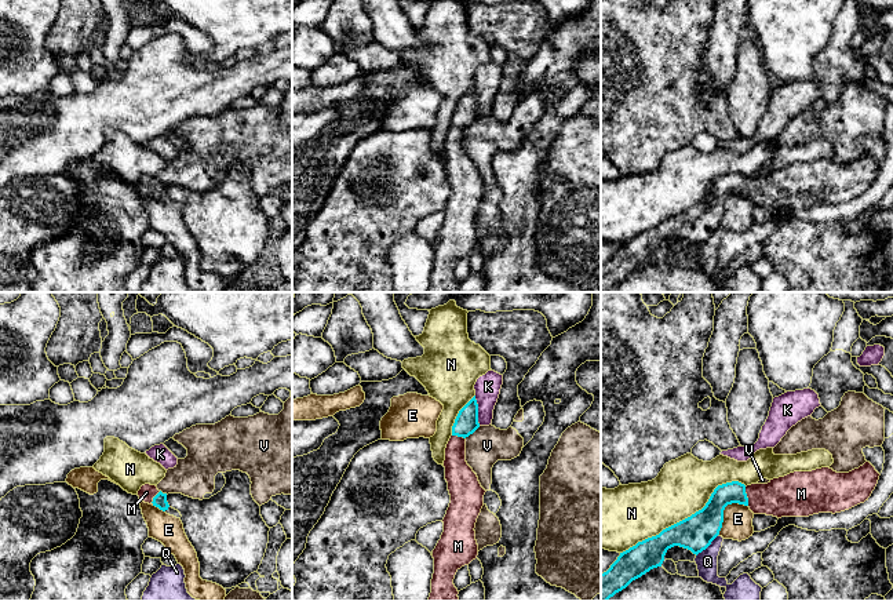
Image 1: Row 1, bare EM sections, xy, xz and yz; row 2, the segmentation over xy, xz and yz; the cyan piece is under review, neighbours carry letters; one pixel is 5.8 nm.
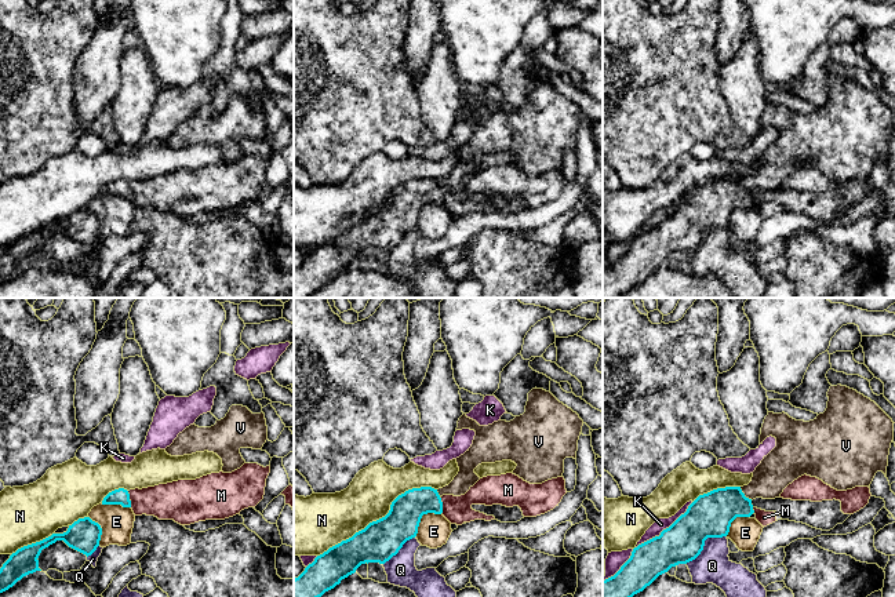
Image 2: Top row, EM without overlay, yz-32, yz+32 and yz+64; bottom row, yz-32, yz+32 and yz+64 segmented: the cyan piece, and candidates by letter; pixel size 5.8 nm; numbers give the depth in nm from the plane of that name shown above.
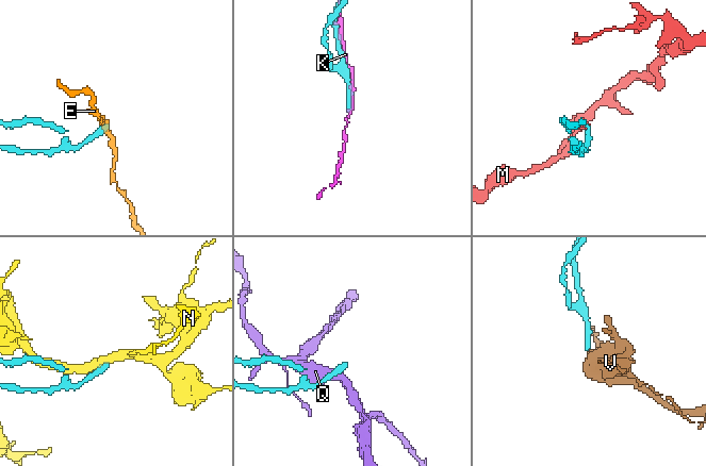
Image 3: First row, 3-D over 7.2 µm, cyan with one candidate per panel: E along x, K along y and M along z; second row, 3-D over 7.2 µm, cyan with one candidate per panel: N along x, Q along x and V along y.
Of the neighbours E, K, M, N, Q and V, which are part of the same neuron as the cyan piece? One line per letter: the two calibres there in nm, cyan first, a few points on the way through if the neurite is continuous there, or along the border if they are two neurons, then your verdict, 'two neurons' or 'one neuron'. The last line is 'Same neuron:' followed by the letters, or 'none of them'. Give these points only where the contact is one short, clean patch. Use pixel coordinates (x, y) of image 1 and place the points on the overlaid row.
E: 200 nm thick on the cyan side, 180 nm on the other; border along yz (747, 505), (729, 503), (724, 510), (724, 521), (718, 534); two neurons
K: 140 nm thick on the cyan side, 150 nm on the other; two neurons
M: 150 nm thick on the cyan side, 240 nm on the other; runs through yz (710, 518), (728, 496), (746, 496), (786, 496); one neuron
N: 200 nm thick on the cyan side, 320 nm on the other; two neurons
Q: 200 nm thick on the cyan side, 130 nm on the other; two neurons
V: 140 nm thick on the cyan side, 220 nm on the other; border along xz (480, 426), (465, 437); two neurons
Same neuron: M

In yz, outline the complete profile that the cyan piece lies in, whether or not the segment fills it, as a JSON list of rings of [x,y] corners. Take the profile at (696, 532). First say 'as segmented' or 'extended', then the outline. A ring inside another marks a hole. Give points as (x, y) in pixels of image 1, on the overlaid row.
extended; [[[865,462],[849,473],[821,467],[794,471],[768,484],[746,487],[732,481],[718,485],[701,510],[620,553],[610,568],[601,573],[601,601],[608,601],[633,580],[661,567],[667,550],[674,546],[688,549],[696,556],[706,550],[719,535],[728,505],[744,505],[754,514],[777,518],[835,514],[868,500],[879,476]]]

